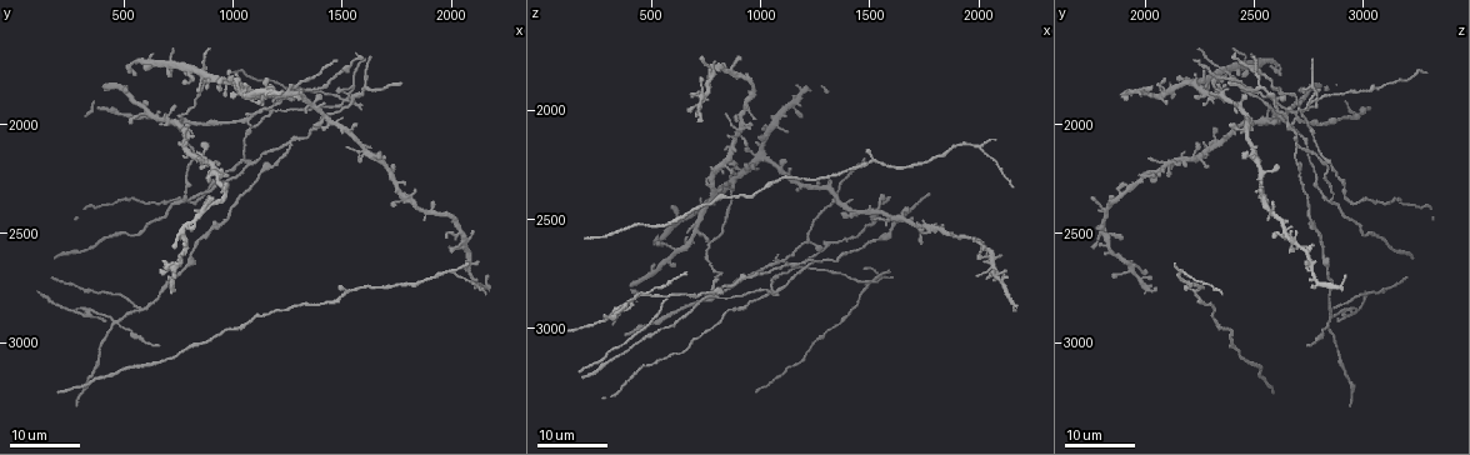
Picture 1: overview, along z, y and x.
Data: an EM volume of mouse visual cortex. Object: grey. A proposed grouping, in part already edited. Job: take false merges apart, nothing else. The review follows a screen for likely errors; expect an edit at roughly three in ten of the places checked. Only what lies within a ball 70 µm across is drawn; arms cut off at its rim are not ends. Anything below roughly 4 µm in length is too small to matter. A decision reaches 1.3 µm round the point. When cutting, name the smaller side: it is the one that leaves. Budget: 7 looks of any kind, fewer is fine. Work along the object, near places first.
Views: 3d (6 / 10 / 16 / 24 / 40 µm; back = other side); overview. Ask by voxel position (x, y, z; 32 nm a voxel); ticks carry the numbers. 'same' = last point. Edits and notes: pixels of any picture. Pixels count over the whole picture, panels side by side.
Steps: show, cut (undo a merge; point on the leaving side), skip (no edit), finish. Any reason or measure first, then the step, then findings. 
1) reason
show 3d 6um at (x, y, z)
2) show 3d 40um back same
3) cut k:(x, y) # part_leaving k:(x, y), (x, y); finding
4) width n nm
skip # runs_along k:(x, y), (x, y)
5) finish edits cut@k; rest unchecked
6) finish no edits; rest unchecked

arms part here
show 3d 24um at (780, 1960, 2600)

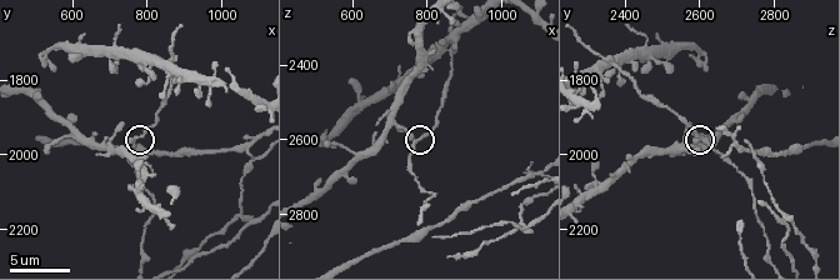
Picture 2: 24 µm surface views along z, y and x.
zoom in
show 3d 10um at (770, 1960, 2600)

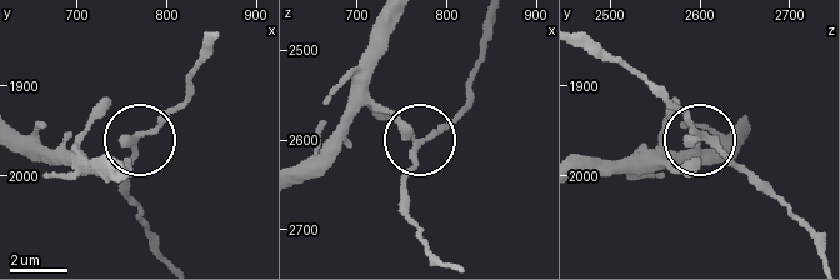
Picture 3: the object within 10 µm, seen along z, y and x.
show 3d 6um at (770, 1955, 2605)

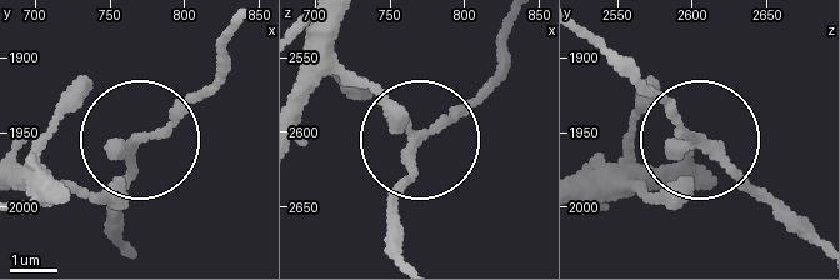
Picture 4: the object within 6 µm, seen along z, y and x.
side_arm 54 um
skip # runs_along 4:(399, 249), (410, 129), (331, 49); continuous, no second cell

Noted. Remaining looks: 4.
show 3d 16um at (1020, 1800, 2220)

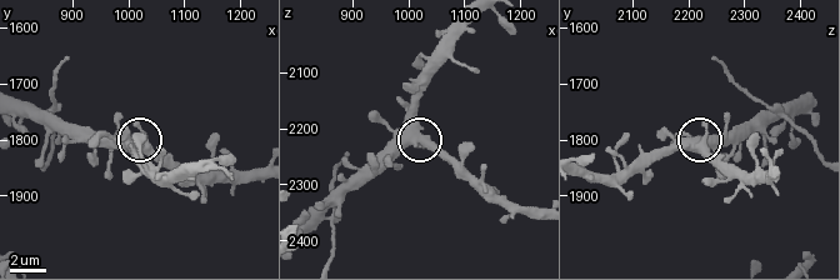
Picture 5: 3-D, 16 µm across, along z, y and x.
closer look
show 3d 10um at (1020, 1815, 2205)

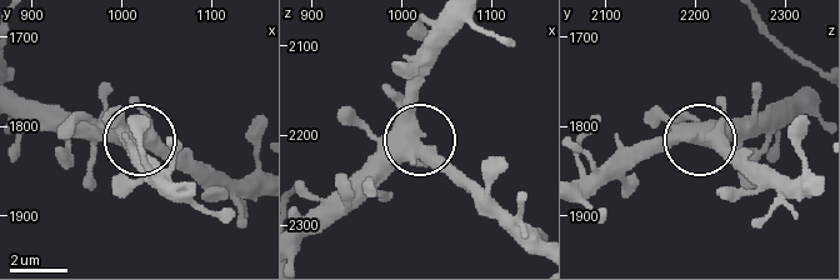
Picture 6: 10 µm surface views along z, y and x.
width 470 nm
skip # continuous, no second cell

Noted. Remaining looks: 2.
branch point
show 3d 16um at (1270, 2120, 2700)

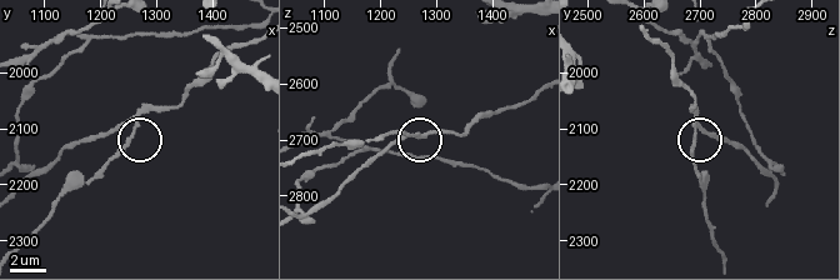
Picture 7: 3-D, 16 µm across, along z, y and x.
show 3d 10um at (1260, 2110, 2695)

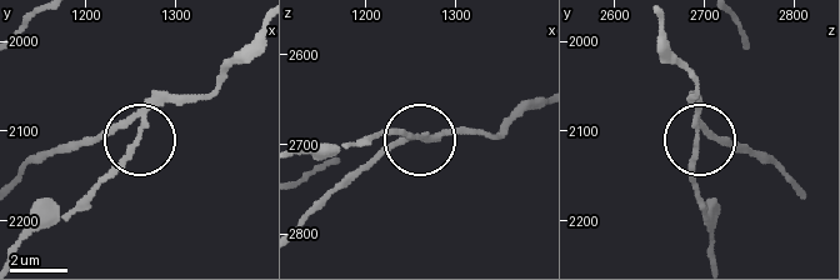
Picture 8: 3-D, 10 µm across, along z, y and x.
side_arm 122 um
cut 8:(124, 159) # part_leaving 8:(146, 124), (75, 200), (46, 215), (20, 244); a second cell is stuck on

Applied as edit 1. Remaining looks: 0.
finish edits cut@8; rest unchecked

